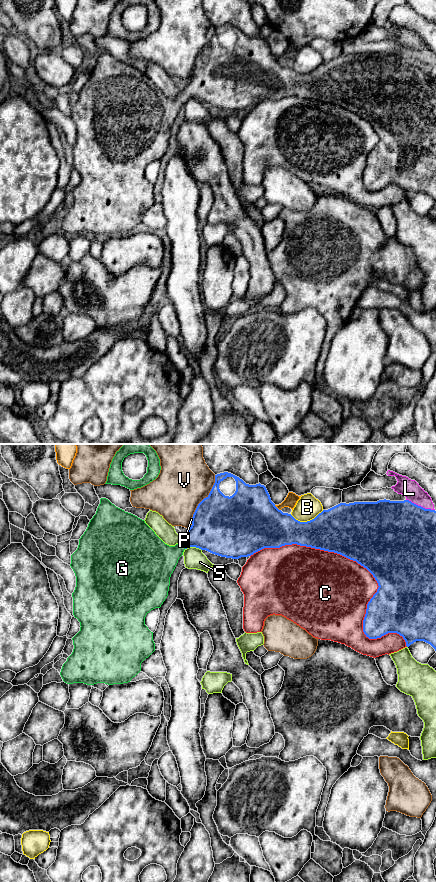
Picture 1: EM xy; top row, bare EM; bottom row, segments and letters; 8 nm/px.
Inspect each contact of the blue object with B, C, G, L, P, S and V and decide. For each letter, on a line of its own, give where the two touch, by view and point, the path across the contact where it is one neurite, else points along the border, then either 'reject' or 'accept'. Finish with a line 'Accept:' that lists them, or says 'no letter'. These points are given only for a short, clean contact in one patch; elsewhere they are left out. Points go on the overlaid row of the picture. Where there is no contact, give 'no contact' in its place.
B: contact xy (307, 521); reject
C: contact xy (364, 567); reject
G: contact xy (183, 544); way xy (210, 530), (183, 544), (175, 552), (157, 560); accept
L: contact xy (420, 506); reject
P: contact xy (276, 507); reject
S: contact xy (193, 546); reject
V: contact xy (206, 497); reject
Accept: G

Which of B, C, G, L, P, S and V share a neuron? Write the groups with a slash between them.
B / C / G / L / P / S / V

